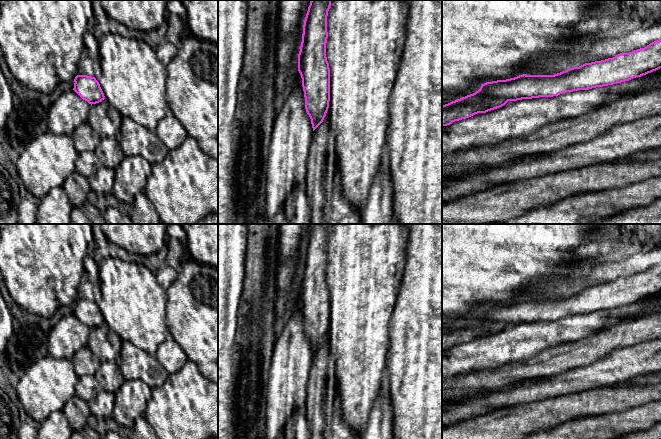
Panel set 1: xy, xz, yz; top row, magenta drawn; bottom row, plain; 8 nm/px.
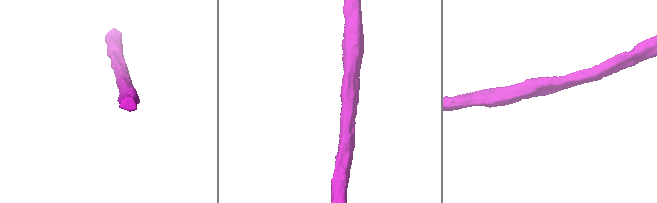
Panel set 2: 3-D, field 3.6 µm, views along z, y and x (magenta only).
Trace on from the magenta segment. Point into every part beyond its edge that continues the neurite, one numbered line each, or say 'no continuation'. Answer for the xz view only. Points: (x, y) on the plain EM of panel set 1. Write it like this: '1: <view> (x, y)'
no continuation

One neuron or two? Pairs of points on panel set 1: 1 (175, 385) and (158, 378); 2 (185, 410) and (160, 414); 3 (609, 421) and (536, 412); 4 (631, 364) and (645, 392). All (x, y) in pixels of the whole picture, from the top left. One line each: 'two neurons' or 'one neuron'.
1: two neurons
2: one neuron
3: two neurons
4: two neurons

